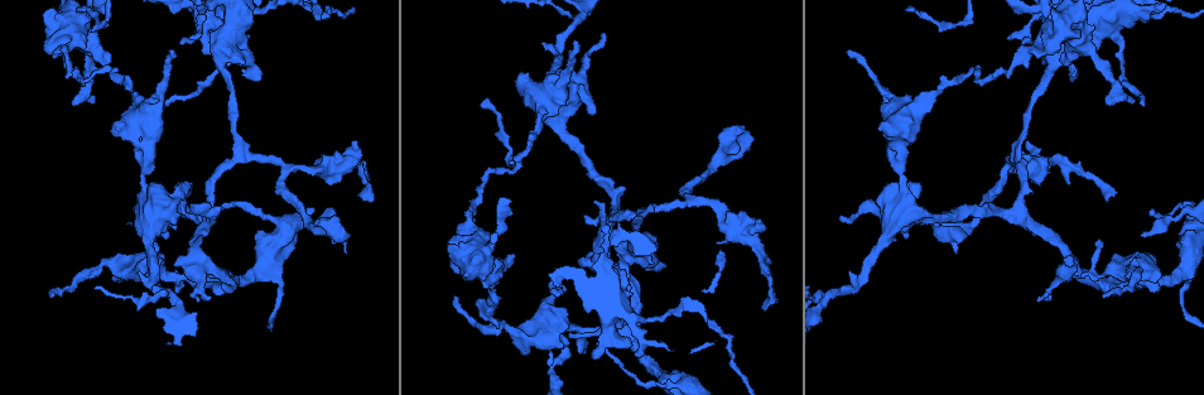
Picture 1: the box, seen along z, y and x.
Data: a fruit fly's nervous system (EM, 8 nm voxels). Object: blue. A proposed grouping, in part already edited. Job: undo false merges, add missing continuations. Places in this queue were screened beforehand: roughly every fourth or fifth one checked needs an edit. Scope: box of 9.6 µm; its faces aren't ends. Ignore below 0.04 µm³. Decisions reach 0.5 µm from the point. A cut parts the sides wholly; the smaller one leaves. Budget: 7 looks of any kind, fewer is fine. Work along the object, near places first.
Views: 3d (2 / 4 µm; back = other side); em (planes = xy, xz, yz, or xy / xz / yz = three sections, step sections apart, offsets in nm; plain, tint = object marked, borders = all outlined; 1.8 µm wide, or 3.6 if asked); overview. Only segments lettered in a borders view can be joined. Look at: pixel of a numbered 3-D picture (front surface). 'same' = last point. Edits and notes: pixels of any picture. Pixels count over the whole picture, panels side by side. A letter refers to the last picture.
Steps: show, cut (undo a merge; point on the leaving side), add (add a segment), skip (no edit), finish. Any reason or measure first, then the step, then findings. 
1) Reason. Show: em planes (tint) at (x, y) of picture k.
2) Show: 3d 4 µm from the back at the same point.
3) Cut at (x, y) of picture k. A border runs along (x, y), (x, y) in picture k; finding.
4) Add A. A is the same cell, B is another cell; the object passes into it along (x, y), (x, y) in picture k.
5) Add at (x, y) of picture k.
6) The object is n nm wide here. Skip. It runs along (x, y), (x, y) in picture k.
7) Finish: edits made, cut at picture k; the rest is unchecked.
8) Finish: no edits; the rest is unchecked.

A narrow waist. Show: em xy step 8 (tint) at (629, 265) of picture 1.

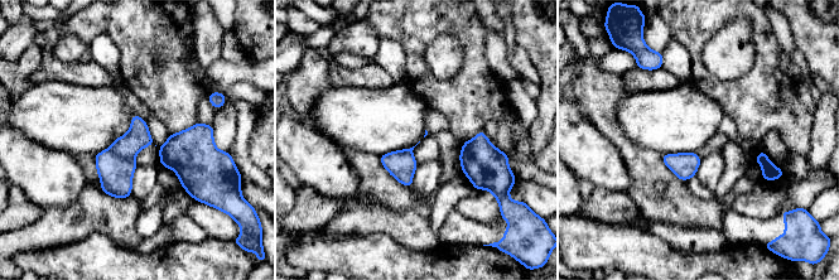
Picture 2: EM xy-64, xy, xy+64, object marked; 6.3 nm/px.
Show: em planes (borders) at the same point.

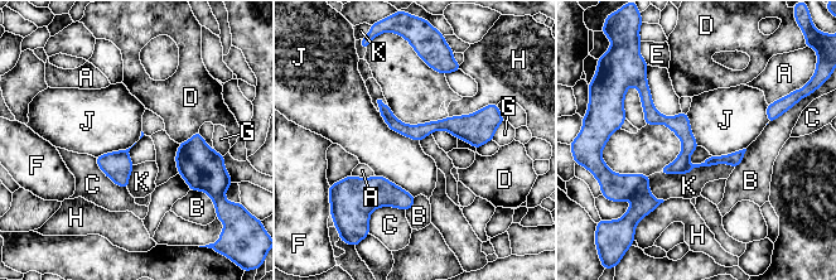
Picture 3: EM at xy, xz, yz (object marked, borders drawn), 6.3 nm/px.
The object is 100 nm wide here. Cut at (614, 187) of picture 3. A, B, C, D, E, F, G, H, J and K are other cells; the part that leaves runs along (382, 106), (405, 130), (489, 128) in picture 3; a second neuron is stuck on.

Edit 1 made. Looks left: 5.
An open end. Show: 3d 2 µm at (181, 288) of picture 1.

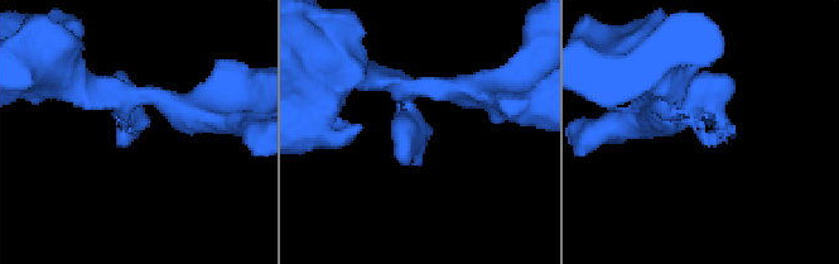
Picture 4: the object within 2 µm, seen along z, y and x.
Now the EM. Show: em 3.6 µm planes (borders) at (418, 164) of picture 4.

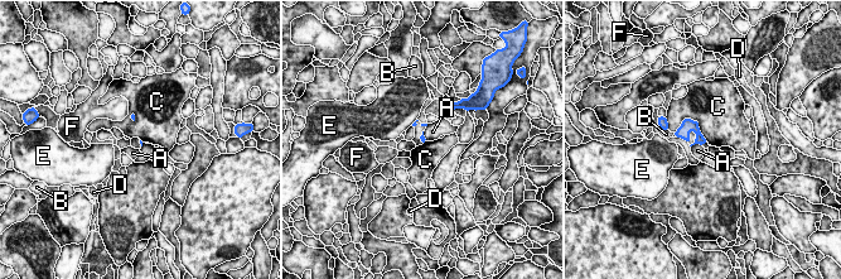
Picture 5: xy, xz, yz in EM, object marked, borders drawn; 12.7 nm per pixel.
Skip. A, B, C, D, E and F are other cells; a border runs along (673, 131), (692, 119), (706, 140) in picture 5; none of them fits.

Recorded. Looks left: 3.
Finish: edits made, cut at picture 3; the rest is unchecked.

